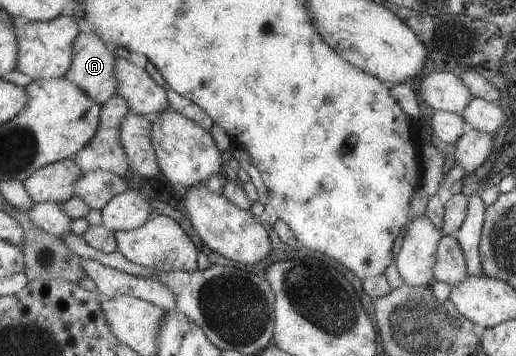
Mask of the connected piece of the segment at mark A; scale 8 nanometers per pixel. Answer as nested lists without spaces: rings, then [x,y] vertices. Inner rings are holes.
[[[79,32],[73,46],[73,64],[64,79],[103,104],[115,94],[115,52],[99,38],[98,33]]]

